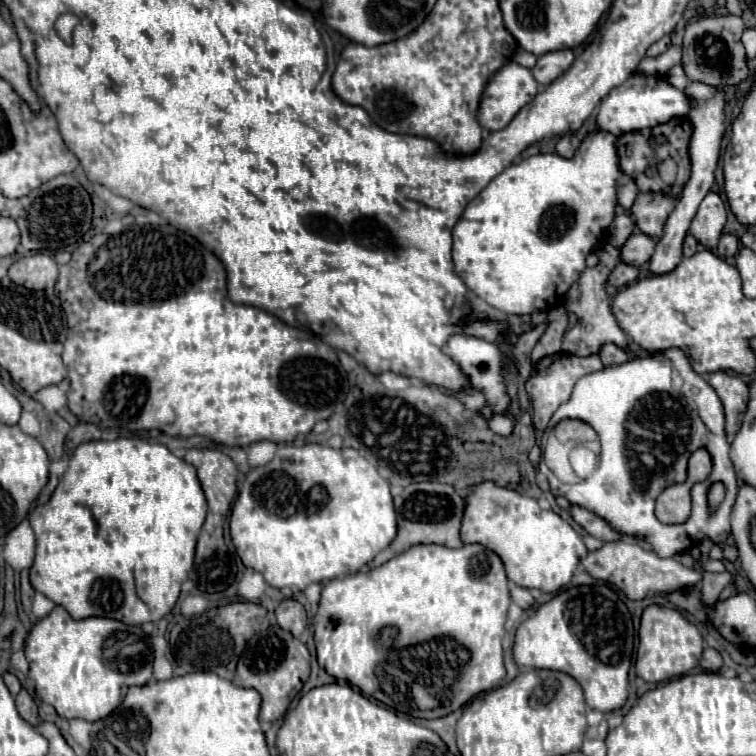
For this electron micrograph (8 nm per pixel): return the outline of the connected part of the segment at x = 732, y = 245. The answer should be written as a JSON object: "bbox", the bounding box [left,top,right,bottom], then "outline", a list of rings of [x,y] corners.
{"bbox":[717,235,739,259],"outline":[[[721,235],[717,251],[723,259],[733,259],[739,251],[739,239],[735,235]]]}

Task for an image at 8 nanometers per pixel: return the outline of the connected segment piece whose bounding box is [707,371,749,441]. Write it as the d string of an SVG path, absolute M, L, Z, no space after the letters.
M723 371L711 373L709 375L709 385L717 391L723 409L725 409L725 433L727 439L733 441L735 433L741 427L745 409L747 409L747 401L749 401L749 385L739 379L739 377L731 377Z

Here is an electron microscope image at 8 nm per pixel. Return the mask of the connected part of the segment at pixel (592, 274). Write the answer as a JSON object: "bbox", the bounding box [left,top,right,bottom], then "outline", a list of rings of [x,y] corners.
{"bbox":[563,239,629,357],"outline":[[[603,239],[603,243],[599,243],[599,247],[595,247],[595,255],[599,257],[599,263],[595,267],[587,267],[583,271],[583,275],[579,275],[579,279],[569,287],[569,291],[563,299],[563,307],[579,317],[579,323],[573,329],[569,329],[565,333],[565,339],[563,339],[563,351],[569,353],[569,355],[587,357],[587,355],[599,353],[599,347],[603,343],[615,343],[619,349],[629,347],[629,337],[617,325],[617,321],[611,313],[611,307],[609,307],[607,293],[605,293],[607,275],[621,261],[619,259],[619,249],[615,249],[607,239]]]}

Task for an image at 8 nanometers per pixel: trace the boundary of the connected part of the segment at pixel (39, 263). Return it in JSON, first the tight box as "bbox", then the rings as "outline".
{"bbox":[9,253,57,291],"outline":[[[35,253],[31,257],[21,257],[9,267],[9,279],[15,285],[23,285],[33,291],[41,291],[53,287],[57,281],[57,263],[43,255]]]}

